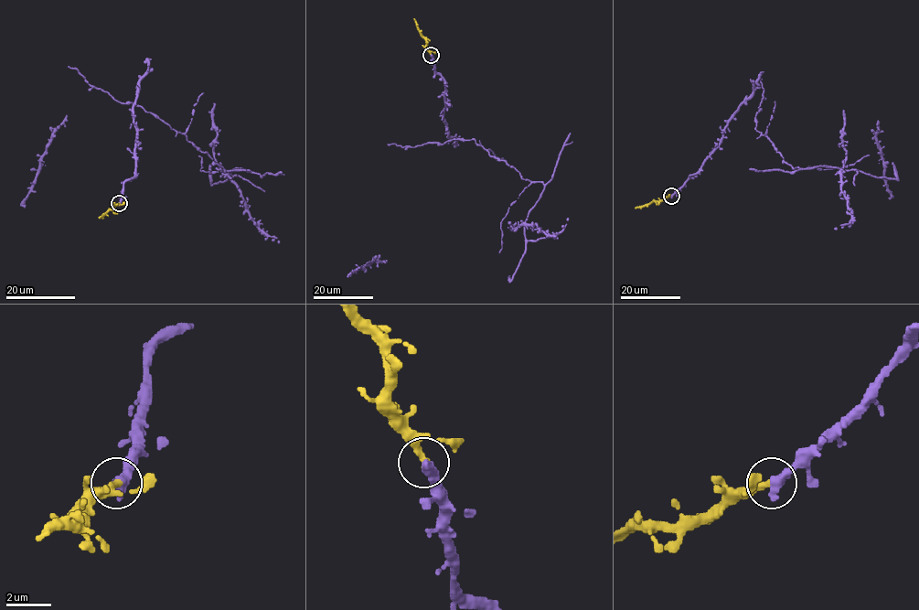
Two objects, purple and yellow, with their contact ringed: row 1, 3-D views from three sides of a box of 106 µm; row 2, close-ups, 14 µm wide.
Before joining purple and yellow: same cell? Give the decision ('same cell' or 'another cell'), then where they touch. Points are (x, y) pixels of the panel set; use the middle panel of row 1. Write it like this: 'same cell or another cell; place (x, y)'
same cell; place (431, 55)

